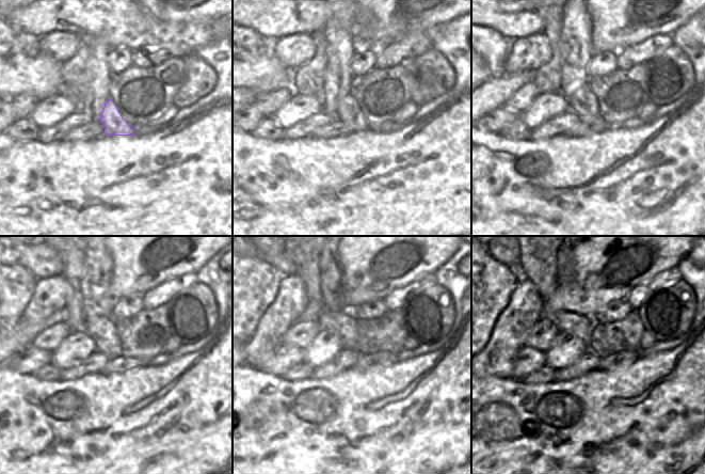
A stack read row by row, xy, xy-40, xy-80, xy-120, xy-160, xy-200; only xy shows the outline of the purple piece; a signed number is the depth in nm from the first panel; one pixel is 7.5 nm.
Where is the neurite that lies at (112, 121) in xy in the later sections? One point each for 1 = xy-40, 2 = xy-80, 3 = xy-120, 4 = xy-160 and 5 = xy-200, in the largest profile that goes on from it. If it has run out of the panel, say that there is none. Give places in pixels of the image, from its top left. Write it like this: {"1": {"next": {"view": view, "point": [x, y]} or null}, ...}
{"1": {"next": {"view": "xy-40", "point": [348, 111]}}, "2": {"next": {"view": "xy-80", "point": [582, 101]}}, "3": {"next": {"view": "xy-120", "point": [102, 330]}}, "4": {"next": {"view": "xy-160", "point": [342, 325]}}, "5": {"next": {"view": "xy-200", "point": [580, 326]}}}

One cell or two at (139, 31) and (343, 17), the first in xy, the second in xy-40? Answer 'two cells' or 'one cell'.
one cell

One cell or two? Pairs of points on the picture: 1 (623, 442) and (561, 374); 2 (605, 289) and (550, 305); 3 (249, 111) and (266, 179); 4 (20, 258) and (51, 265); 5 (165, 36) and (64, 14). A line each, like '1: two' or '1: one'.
1: two
2: one
3: two
4: one
5: one

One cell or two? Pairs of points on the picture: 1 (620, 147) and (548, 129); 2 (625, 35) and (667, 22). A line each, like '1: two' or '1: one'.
1: two
2: one

